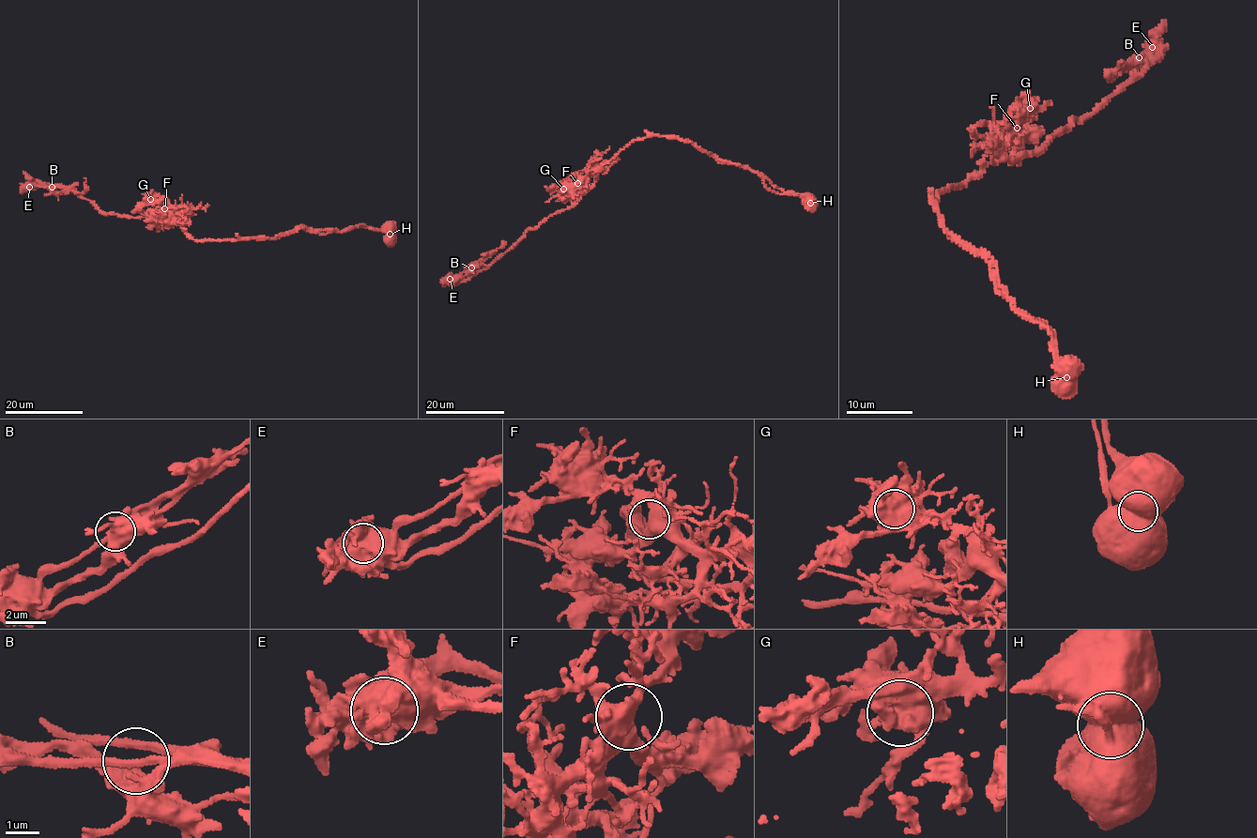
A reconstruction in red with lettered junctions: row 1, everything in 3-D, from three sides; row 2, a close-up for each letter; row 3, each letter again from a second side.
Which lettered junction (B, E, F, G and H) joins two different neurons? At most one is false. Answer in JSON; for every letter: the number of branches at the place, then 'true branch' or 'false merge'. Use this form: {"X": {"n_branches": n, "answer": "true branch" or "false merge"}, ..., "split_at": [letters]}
{"B": {"n_branches": 2, "answer": "true branch"}, "E": {"n_branches": 2, "answer": "true branch"}, "F": {"n_branches": 3, "answer": "true branch"}, "G": {"n_branches": 4, "answer": "true branch"}, "H": {"n_branches": 2, "answer": "false merge"}, "split_at": ["H"]}

